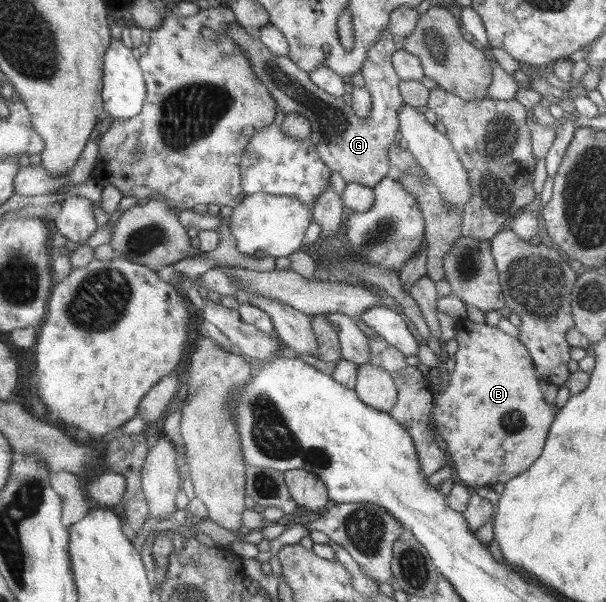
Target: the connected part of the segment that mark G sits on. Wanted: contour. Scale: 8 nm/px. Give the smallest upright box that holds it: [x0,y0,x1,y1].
[228,25,404,188]

